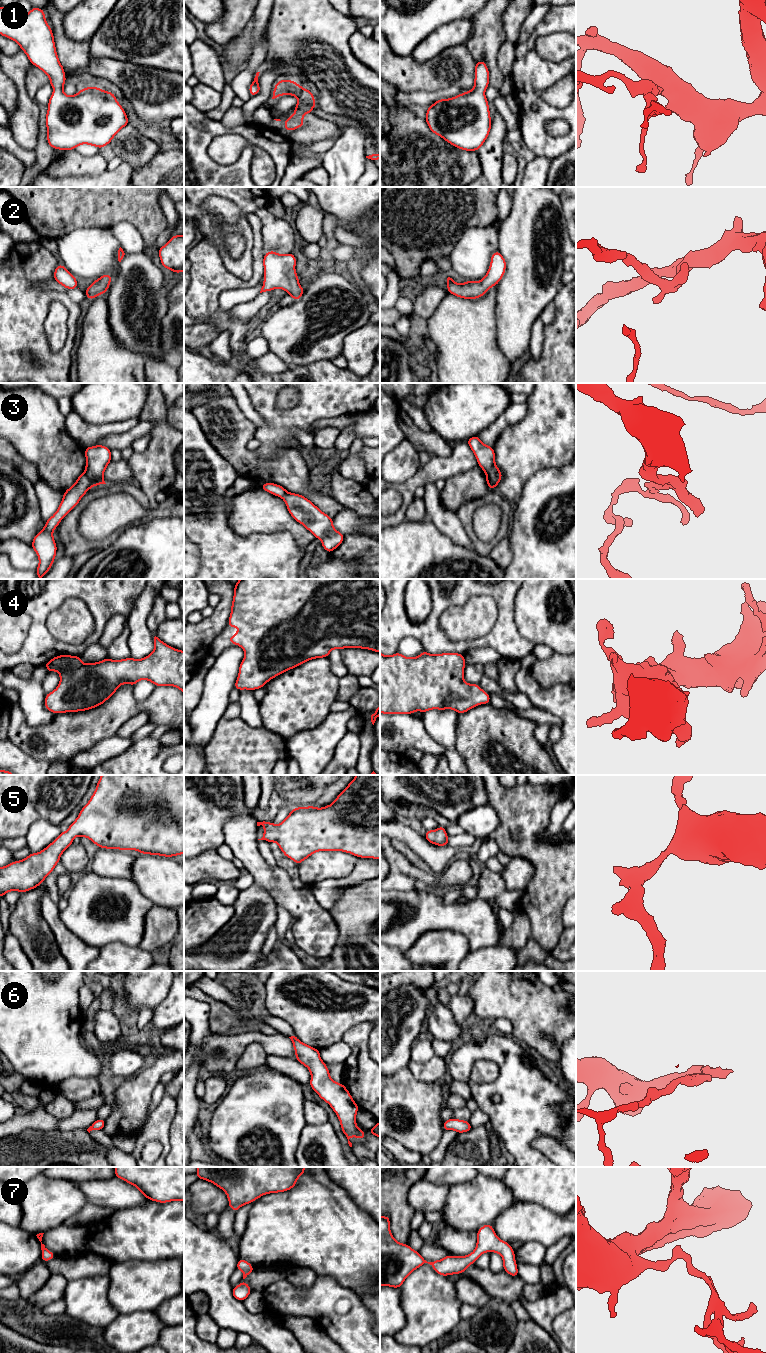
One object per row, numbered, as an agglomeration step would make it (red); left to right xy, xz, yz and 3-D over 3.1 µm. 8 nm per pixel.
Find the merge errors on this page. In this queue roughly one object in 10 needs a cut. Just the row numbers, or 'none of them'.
3

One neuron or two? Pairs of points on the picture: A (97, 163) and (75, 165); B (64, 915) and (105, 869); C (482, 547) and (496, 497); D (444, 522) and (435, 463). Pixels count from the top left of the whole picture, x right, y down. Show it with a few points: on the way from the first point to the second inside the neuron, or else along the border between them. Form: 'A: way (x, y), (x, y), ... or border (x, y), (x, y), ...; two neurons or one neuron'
A: way (92, 164), (80, 164); one neuron
B: border (92, 871), (103, 876), (123, 878); two neurons
C: way (470, 531), (468, 512), (480, 502); one neuron
D: border (434, 482), (428, 482), (423, 485); two neurons

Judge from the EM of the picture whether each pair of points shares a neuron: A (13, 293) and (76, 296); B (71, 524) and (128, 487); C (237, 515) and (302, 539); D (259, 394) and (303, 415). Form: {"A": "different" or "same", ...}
{"A": "different", "B": "same", "C": "same", "D": "same"}

